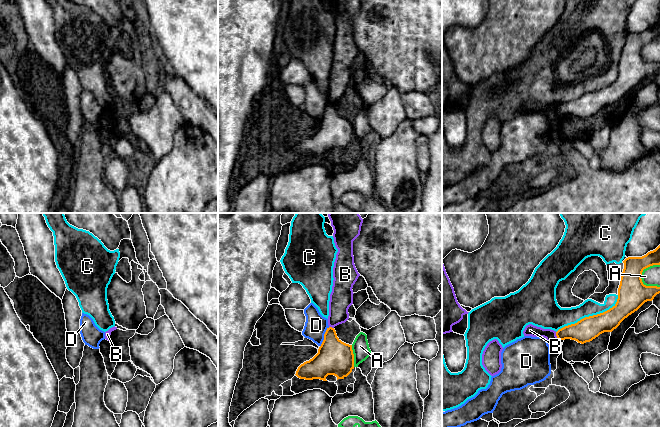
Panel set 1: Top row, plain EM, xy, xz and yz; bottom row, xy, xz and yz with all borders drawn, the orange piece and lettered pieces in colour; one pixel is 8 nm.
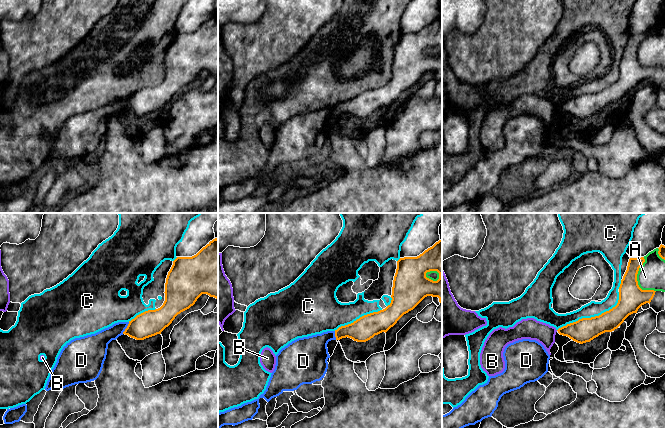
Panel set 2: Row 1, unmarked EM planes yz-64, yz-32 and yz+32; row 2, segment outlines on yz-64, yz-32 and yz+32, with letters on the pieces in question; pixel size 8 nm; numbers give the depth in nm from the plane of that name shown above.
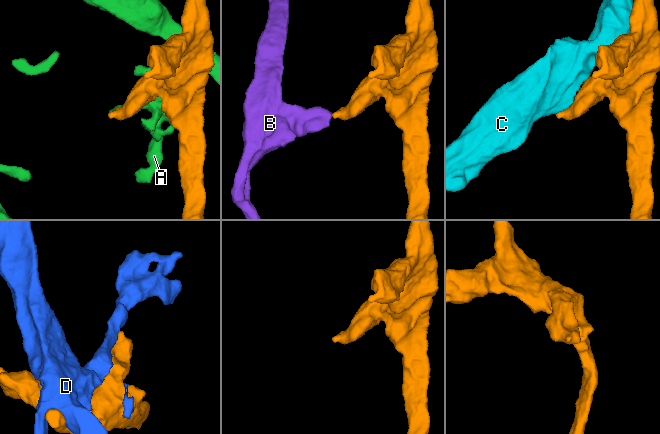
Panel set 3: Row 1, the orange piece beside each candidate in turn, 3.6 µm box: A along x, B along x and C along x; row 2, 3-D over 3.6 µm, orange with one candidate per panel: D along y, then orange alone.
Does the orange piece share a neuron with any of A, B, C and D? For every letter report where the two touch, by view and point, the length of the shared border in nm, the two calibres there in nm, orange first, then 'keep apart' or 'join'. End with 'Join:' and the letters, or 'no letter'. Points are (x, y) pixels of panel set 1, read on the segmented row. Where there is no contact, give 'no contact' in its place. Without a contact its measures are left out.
A: contact yz (643, 269); length 220 nm; calibres 240 and 150 nm; keep apart
B: contact yz (556, 335); length 50 nm; calibres 190 and 100 nm; keep apart
C: contact yz (589, 316); length 600 nm; calibres 190 and 170 nm; keep apart
D: contact xz (324, 337); length 180 nm; calibres 280 and 180 nm; keep apart
Join: no letter

